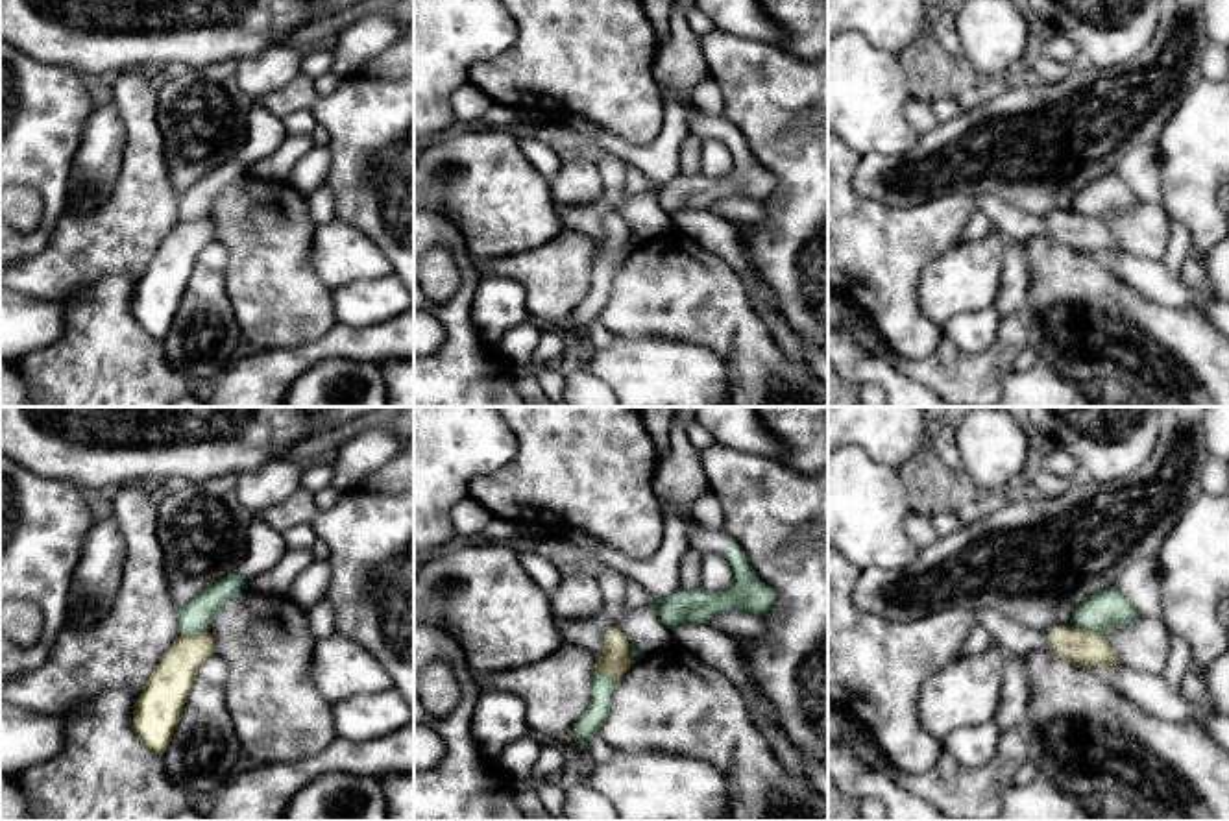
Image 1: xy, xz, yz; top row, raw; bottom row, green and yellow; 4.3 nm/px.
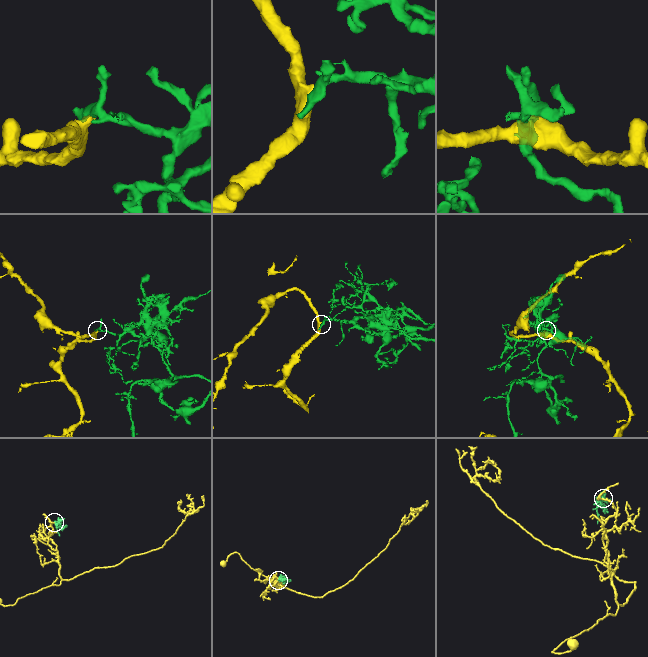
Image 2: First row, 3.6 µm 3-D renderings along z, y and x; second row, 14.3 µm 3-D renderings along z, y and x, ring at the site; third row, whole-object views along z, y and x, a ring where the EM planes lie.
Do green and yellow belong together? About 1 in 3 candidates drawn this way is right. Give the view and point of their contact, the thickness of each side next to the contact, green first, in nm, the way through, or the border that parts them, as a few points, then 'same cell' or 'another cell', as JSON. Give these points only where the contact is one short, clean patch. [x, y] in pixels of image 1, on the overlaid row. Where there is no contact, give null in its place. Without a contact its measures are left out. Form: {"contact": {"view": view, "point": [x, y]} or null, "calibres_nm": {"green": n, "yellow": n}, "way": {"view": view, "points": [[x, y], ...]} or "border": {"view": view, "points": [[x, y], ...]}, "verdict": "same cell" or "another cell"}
{"contact": {"view": "yz", "point": [1087, 629]}, "calibres_nm": {"green": 170, "yellow": 160}, "border": {"view": "yz", "points": [[1070, 625], [1093, 629], [1104, 637]]}, "verdict": "another cell"}

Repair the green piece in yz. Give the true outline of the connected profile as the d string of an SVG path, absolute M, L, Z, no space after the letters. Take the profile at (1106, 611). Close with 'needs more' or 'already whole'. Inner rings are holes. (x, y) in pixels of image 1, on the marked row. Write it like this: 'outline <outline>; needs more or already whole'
outline M1116 586L1100 590L1072 614L1070 627L1109 636L1116 627L1133 621L1140 612Z; already whole

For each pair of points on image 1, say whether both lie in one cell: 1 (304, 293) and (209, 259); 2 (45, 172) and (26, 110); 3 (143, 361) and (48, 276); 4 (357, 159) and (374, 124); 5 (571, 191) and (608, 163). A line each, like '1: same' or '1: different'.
1: different
2: same
3: different
4: same
5: different

